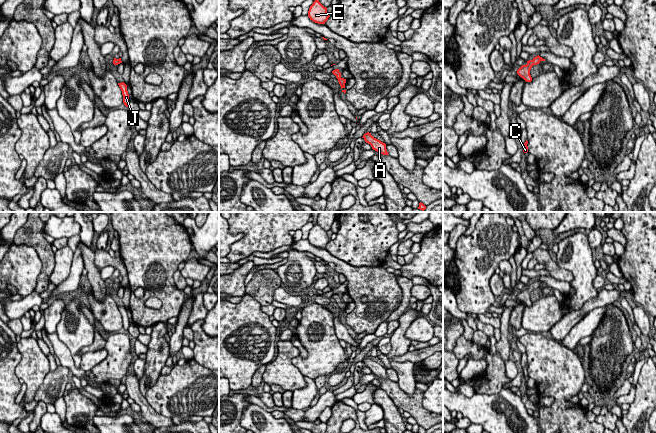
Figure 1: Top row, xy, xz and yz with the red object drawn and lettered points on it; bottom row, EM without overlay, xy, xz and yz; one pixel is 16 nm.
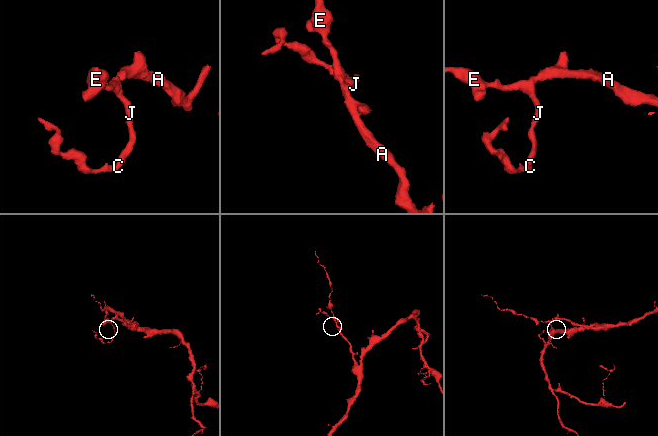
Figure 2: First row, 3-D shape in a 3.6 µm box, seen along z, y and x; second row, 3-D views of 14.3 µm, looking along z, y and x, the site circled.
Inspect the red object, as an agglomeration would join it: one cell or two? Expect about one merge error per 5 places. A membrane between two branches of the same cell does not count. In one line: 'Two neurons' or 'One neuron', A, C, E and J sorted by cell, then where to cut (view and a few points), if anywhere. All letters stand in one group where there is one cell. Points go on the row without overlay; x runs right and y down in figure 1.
One neuron. Groups: A C E J. No split

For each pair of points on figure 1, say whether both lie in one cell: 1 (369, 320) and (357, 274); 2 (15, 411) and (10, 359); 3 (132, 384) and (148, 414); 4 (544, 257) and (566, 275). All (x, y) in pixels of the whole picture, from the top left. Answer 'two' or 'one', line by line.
1: one
2: one
3: one
4: one

